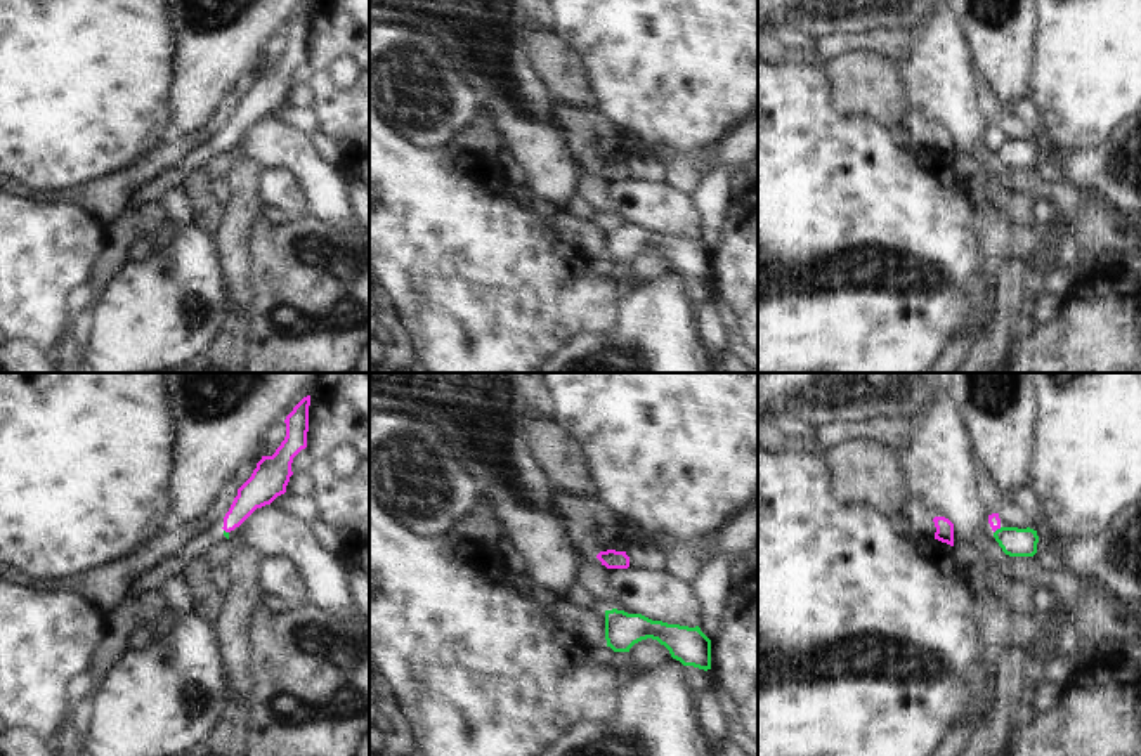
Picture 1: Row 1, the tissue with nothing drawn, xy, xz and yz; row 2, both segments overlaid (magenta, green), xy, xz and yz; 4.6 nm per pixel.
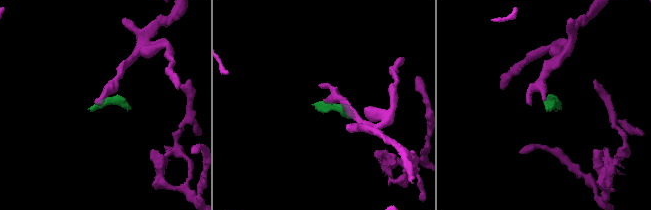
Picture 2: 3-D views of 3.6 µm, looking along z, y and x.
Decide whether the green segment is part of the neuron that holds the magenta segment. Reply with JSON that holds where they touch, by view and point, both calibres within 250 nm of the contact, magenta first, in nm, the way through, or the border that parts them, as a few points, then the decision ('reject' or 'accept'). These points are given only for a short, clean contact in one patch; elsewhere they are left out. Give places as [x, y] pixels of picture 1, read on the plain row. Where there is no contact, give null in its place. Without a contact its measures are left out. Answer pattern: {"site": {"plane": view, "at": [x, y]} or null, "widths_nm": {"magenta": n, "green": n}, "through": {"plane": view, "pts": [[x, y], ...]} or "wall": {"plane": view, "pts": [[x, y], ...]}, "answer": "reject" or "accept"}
{"site": {"plane": "yz", "at": [997, 139]}, "widths_nm": {"magenta": 60, "green": 130}, "wall": {"plane": "yz", "pts": [[1001, 139], [994, 144]]}, "answer": "reject"}

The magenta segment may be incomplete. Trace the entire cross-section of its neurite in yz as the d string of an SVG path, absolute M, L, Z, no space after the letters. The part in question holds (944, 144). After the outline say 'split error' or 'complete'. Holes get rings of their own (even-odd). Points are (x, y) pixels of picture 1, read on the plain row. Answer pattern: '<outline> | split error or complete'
M935 128L933 134L936 139L935 151L954 158L954 135L945 128Z | complete

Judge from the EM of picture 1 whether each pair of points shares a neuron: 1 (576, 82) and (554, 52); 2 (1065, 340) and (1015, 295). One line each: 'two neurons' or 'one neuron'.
1: one neuron
2: two neurons

